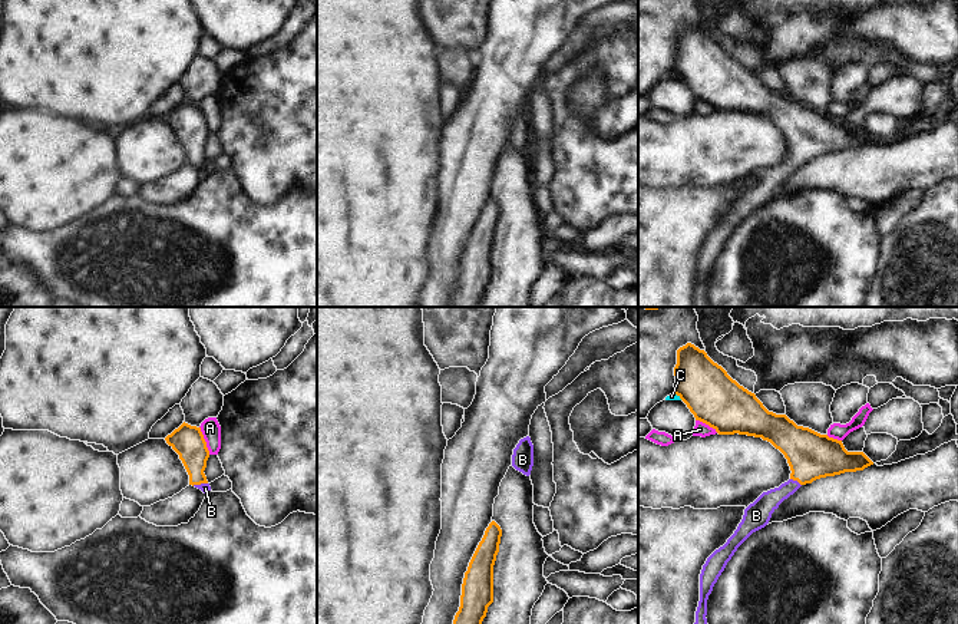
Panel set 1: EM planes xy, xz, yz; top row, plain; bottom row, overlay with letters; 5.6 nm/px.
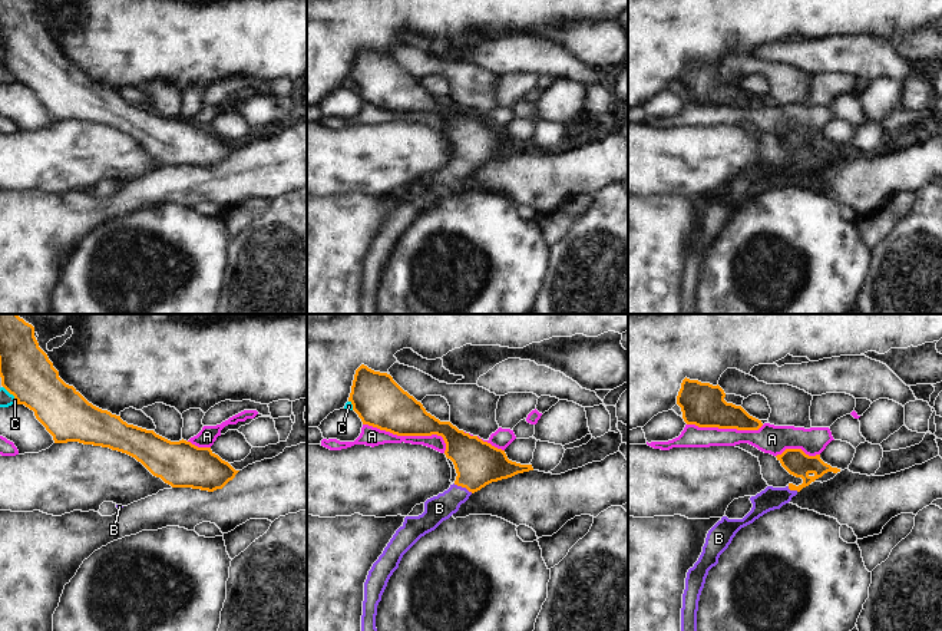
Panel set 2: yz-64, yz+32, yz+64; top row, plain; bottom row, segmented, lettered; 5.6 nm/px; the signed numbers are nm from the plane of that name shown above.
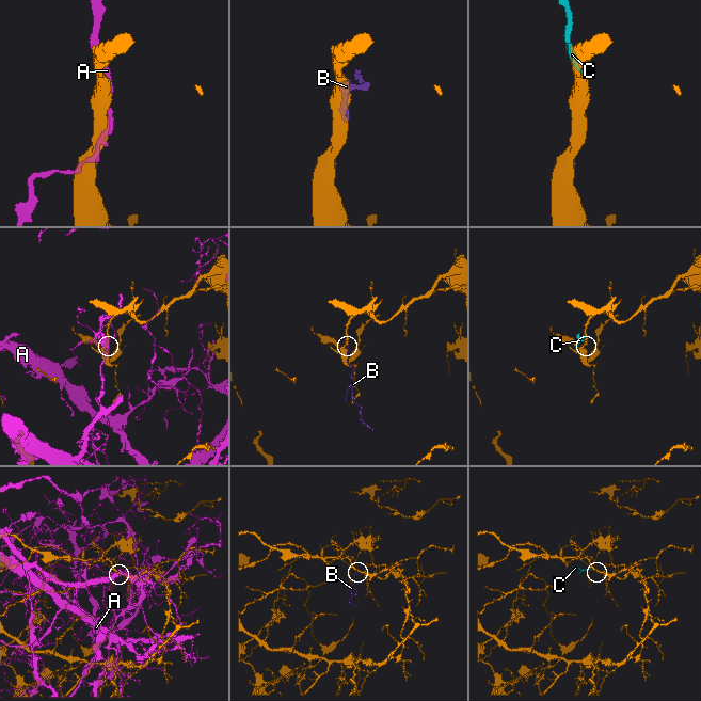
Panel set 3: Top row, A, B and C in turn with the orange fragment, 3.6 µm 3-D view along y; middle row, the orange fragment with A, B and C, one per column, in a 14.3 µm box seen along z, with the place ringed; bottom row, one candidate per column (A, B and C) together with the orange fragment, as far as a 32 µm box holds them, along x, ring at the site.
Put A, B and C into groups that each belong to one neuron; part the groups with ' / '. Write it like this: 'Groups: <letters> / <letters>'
Groups: A / B / C.

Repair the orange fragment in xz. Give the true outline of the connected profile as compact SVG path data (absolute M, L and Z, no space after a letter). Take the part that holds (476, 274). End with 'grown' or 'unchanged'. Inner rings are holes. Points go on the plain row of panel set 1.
M492 199L465 251L460 285L455 307L482 307L488 285L493 281L493 244L499 231L502 208Z; unchanged

